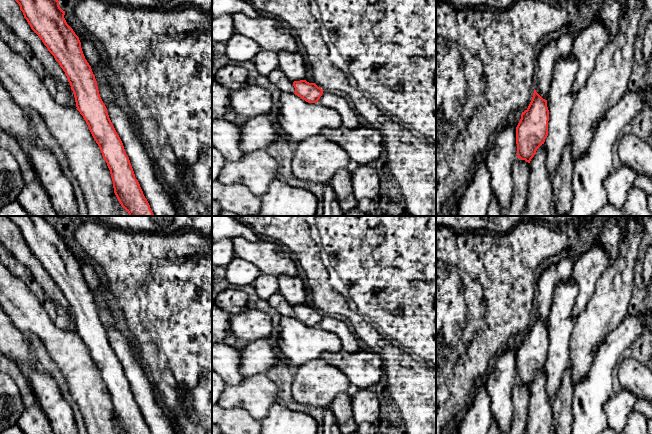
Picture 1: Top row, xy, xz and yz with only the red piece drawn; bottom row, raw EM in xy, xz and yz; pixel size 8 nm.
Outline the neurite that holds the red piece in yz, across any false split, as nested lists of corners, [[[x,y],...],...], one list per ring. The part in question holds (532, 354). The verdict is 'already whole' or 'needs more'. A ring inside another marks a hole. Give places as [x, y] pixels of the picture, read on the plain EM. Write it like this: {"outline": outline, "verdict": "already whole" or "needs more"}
{"outline": [[[534,313],[532,324],[516,351],[517,382],[530,387],[548,360],[548,345],[547,324]]], "verdict": "already whole"}

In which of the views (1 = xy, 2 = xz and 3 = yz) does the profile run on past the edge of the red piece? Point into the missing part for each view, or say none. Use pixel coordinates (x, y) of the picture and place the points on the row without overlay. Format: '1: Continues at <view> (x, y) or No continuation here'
1: No continuation here
2: No continuation here
3: No continuation here

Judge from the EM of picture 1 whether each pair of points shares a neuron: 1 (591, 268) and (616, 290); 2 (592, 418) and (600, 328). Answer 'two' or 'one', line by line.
1: two
2: two

